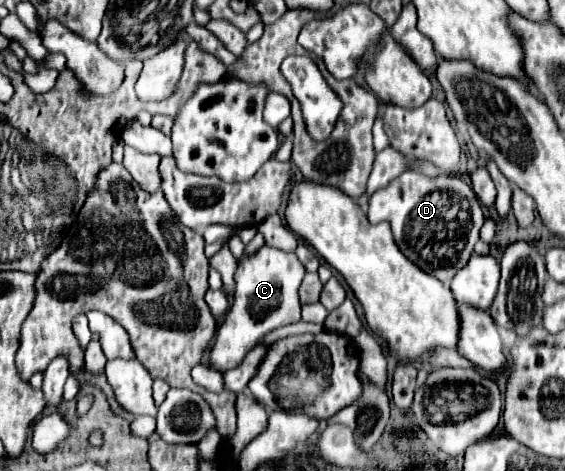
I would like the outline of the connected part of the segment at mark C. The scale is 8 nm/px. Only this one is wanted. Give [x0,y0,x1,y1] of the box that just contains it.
[210,245,306,371]

